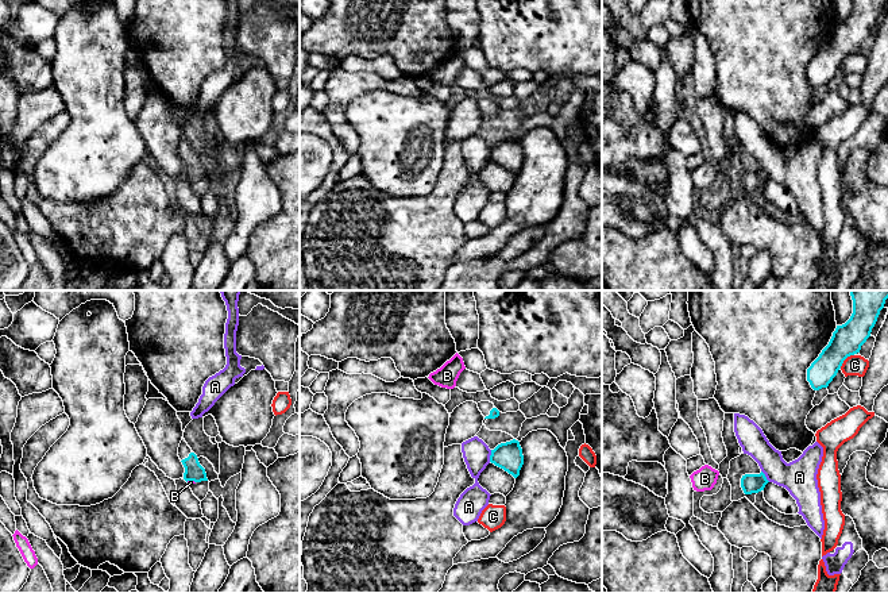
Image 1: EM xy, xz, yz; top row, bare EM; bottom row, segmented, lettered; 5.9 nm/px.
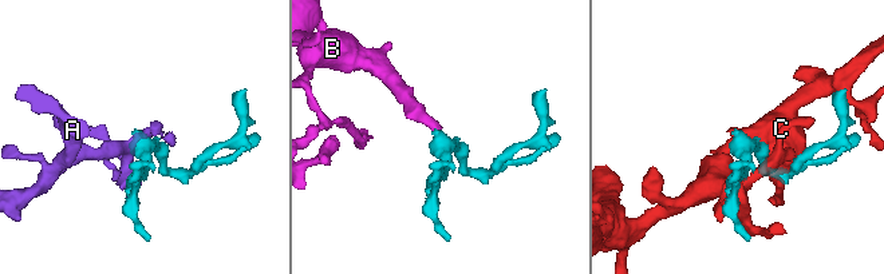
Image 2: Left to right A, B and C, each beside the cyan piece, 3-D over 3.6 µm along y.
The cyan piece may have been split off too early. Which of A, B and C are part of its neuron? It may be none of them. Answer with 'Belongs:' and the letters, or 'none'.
Belongs: B

